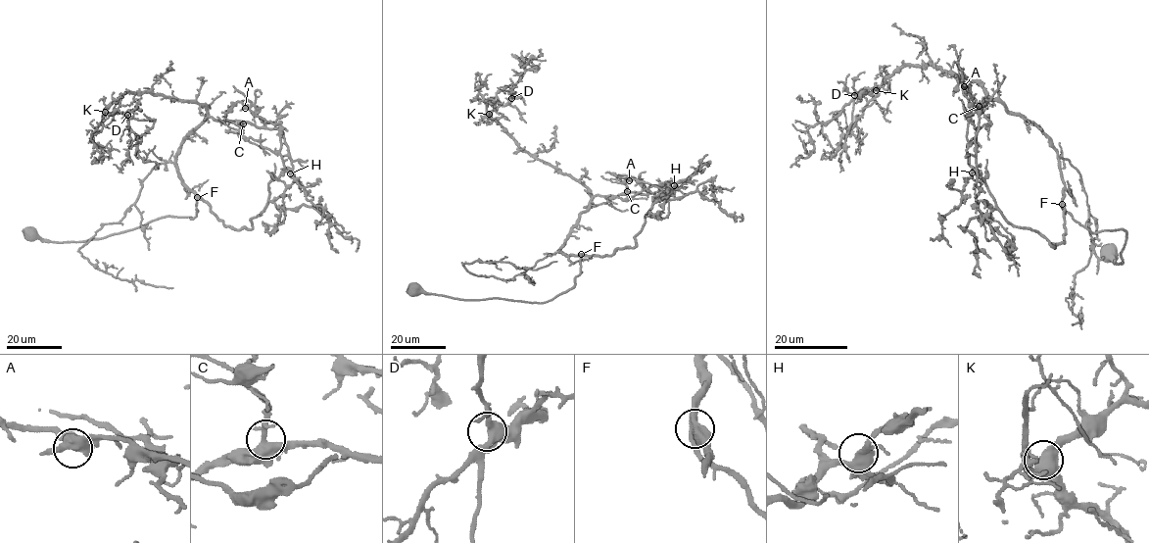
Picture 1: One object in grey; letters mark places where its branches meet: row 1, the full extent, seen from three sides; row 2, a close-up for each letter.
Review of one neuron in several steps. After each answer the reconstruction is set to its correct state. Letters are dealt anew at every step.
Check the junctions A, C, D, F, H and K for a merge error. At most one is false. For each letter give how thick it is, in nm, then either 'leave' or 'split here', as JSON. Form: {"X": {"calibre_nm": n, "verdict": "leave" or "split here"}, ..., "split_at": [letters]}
{"A": {"calibre_nm": 460, "verdict": "leave"}, "C": {"calibre_nm": 440, "verdict": "leave"}, "D": {"calibre_nm": 400, "verdict": "leave"}, "F": {"calibre_nm": 420, "verdict": "leave"}, "H": {"calibre_nm": 440, "verdict": "leave"}, "K": {"calibre_nm": 500, "verdict": "leave"}, "split_at": []}

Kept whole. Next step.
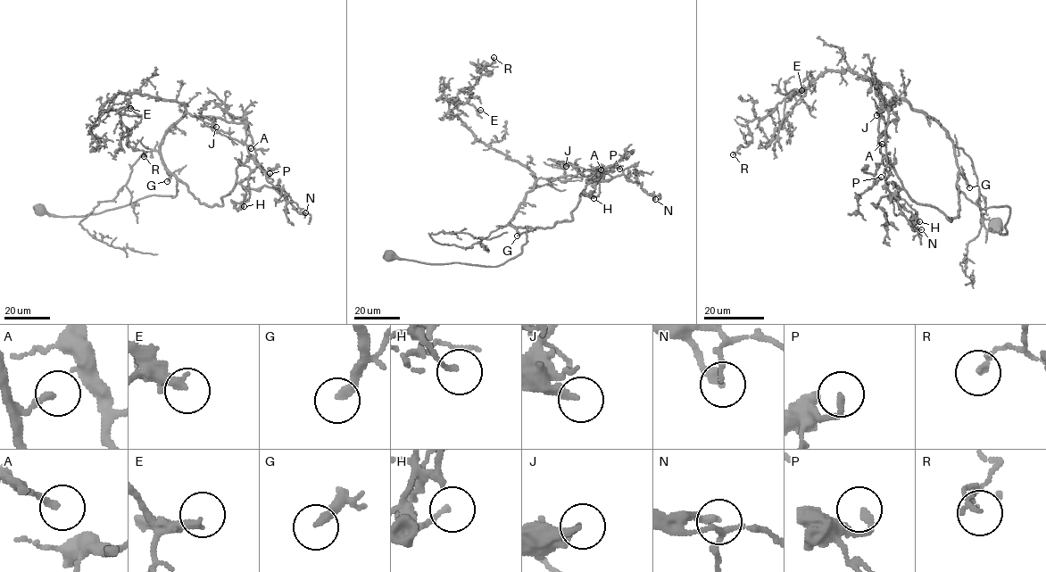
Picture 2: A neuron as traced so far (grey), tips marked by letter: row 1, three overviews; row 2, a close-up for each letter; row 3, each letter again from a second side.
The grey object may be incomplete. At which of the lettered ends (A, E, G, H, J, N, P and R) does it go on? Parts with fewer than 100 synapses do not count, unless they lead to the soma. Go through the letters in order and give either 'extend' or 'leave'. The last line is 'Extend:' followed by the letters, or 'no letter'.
A: leave
E: leave
G: extend
H: leave
J: leave
N: leave
P: leave
R: leave
Extend: G

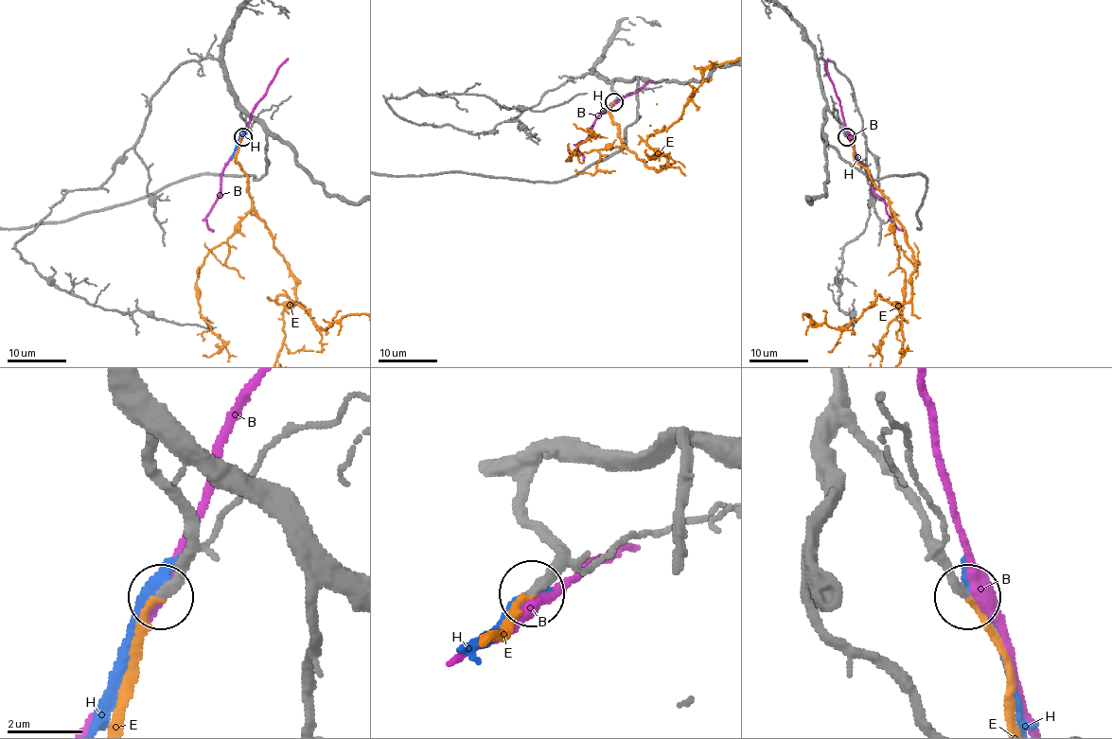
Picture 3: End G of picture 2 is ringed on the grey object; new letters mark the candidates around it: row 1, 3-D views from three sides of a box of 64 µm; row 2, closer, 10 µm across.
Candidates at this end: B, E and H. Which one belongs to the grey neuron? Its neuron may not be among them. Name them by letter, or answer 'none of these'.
E

